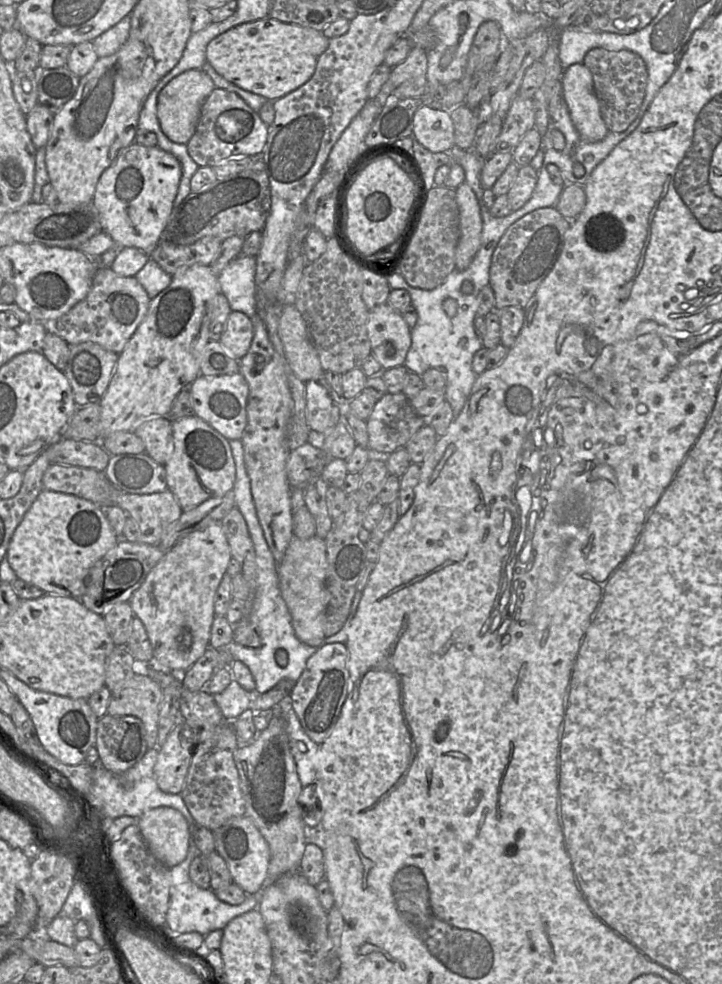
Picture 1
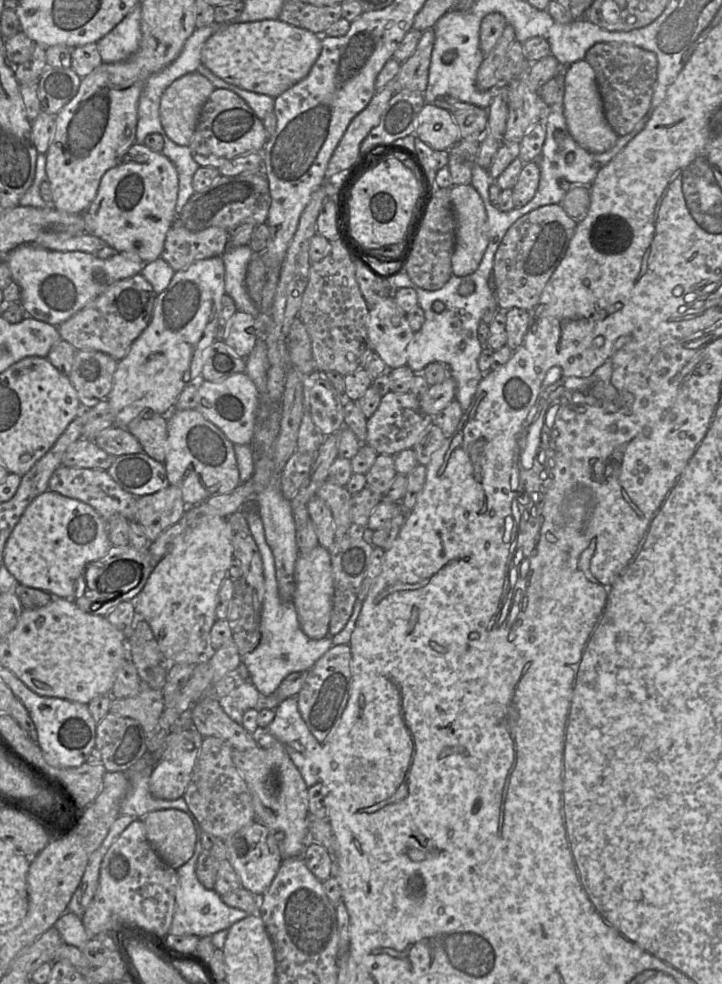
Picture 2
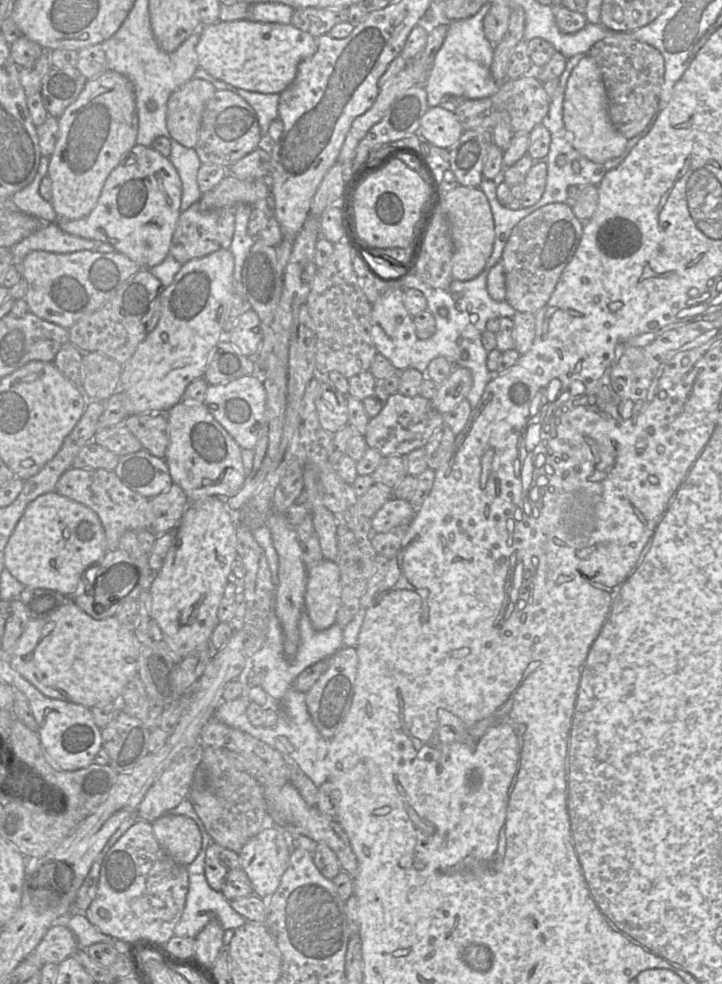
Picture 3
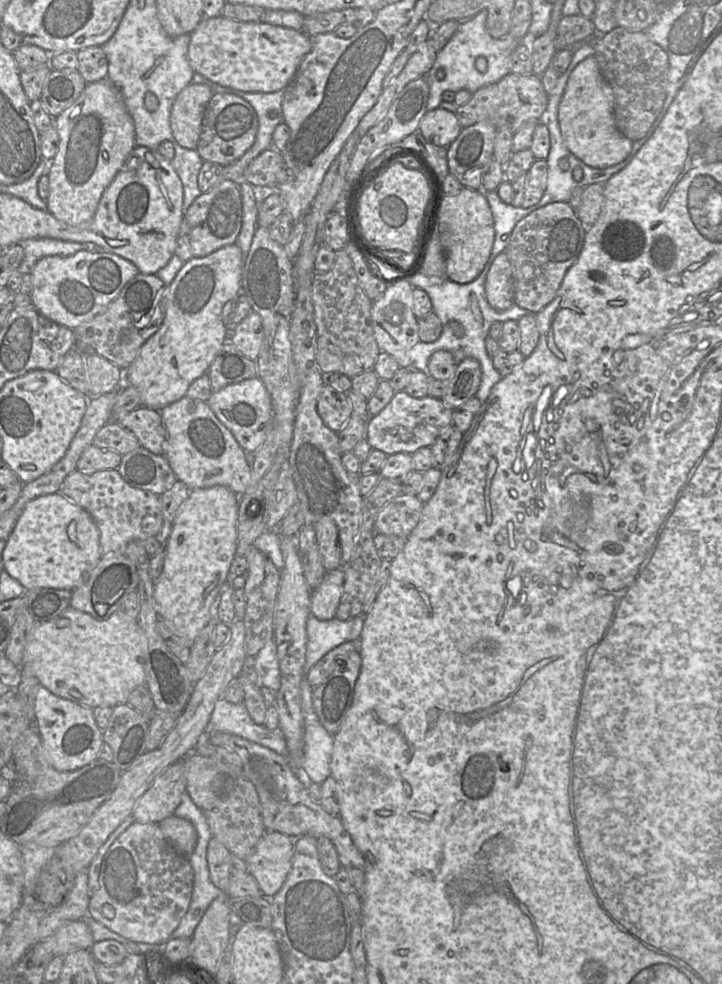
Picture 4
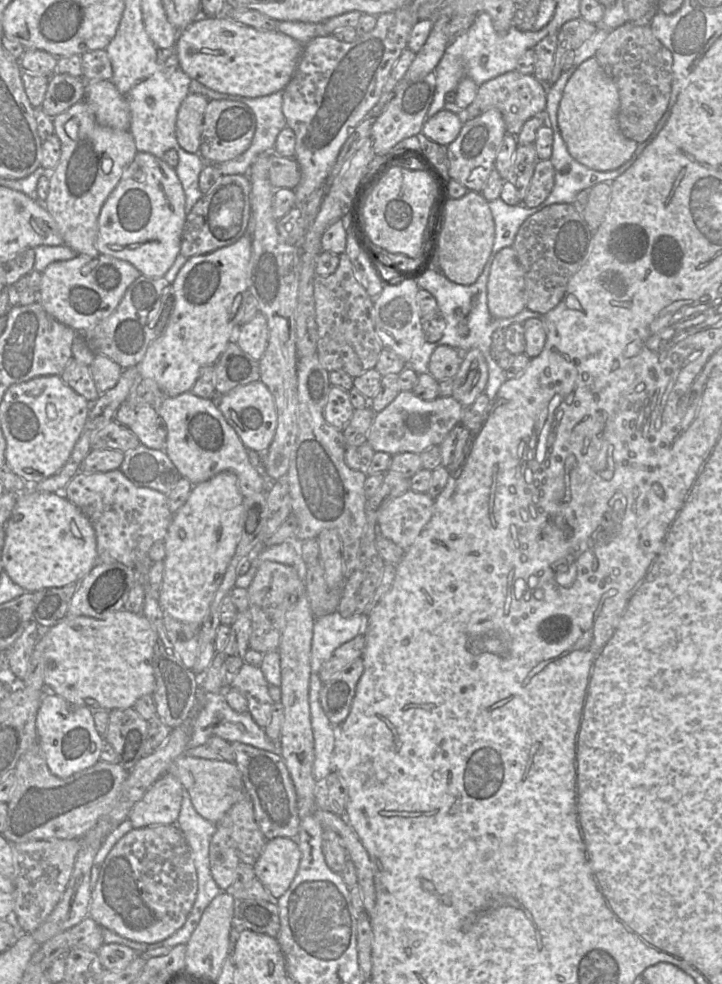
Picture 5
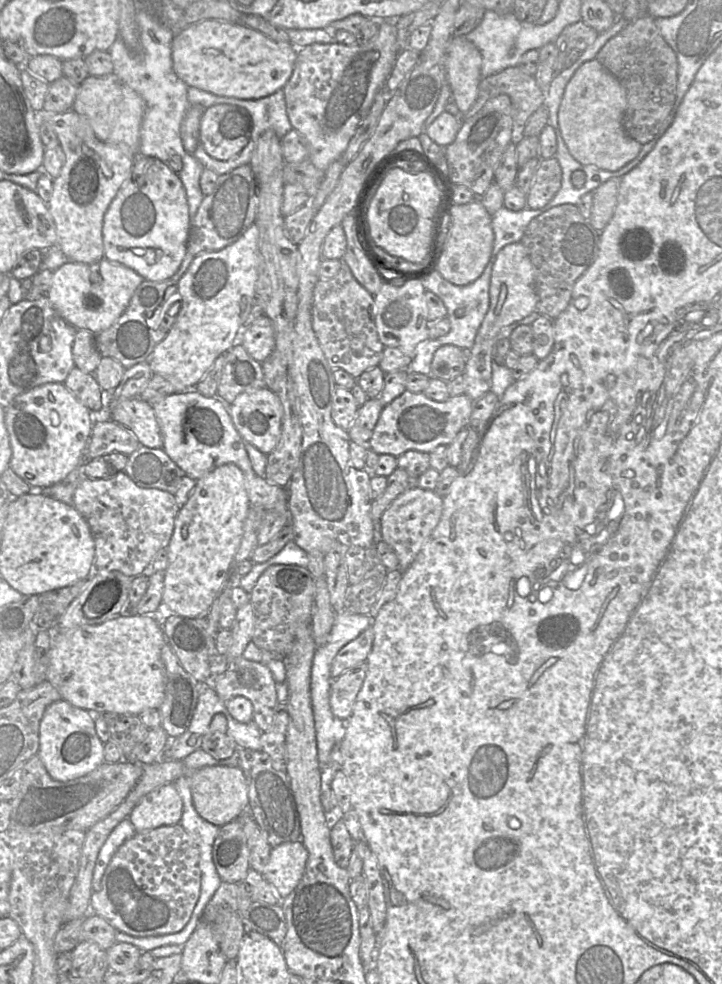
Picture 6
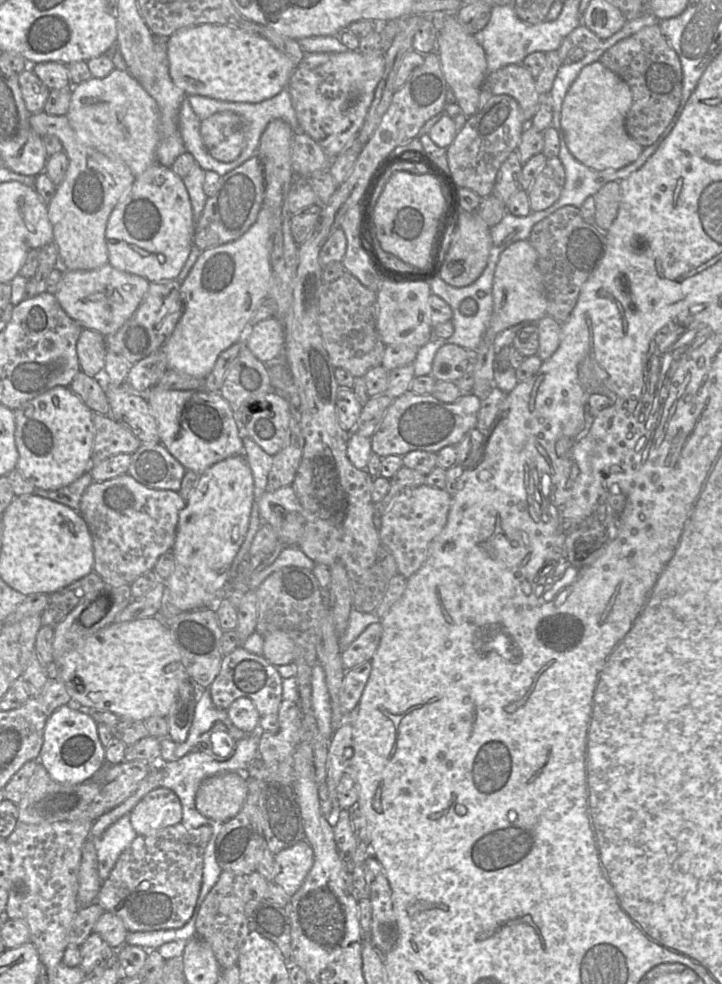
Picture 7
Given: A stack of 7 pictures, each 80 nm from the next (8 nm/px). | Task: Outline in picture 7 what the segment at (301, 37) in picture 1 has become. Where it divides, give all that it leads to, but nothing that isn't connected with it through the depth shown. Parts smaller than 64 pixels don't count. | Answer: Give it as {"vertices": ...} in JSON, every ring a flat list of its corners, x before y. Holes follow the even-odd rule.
{"vertices":[[210,23,193,25,176,31,166,42,171,79,186,95,200,95,226,102,258,103,286,88,294,71,291,60,267,39,236,26]]}

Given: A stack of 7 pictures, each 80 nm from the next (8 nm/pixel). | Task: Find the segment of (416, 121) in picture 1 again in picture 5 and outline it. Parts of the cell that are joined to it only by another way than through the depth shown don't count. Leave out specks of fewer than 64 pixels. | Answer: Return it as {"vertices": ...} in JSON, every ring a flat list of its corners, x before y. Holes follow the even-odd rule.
{"vertices":[[442,109,424,122,421,133,437,144,448,146,457,138,462,125,456,114]]}

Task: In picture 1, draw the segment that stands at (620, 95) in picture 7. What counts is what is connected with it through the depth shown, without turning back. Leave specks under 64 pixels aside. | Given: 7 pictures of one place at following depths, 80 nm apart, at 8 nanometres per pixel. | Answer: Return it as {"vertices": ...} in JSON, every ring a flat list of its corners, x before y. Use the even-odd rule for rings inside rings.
{"vertices":[[583,63,572,64,564,70,561,82,563,99,576,130,586,141,602,140,609,130,600,114,590,70]]}

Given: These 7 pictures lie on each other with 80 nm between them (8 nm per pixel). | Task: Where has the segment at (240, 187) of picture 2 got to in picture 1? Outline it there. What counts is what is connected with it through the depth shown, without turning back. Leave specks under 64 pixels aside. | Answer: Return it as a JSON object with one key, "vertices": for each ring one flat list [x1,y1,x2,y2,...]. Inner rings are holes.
{"vertices":[[262,152,260,155,248,156,252,157,252,161,246,169,236,174,218,177,198,192,191,191,179,206,173,208,160,241,167,241,176,245,190,245,204,237,216,237,224,241,233,236,246,237,254,231,262,231,270,212,270,183]]}

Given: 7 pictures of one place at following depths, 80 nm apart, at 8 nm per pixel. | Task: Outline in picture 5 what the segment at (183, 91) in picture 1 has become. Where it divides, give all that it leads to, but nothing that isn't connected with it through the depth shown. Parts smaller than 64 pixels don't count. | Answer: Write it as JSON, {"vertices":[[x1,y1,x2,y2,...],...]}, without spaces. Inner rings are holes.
{"vertices":[[190,92,178,110,176,138,179,145,188,153,199,153,208,102,204,95]]}

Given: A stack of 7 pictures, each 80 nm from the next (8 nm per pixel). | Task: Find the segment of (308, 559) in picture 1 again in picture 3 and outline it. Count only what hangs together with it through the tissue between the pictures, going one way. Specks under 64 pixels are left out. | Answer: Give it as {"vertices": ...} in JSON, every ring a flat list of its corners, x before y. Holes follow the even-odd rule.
{"vertices":[[322,559,306,571,305,612,312,627,323,631,336,622,341,602,340,570,335,561]]}

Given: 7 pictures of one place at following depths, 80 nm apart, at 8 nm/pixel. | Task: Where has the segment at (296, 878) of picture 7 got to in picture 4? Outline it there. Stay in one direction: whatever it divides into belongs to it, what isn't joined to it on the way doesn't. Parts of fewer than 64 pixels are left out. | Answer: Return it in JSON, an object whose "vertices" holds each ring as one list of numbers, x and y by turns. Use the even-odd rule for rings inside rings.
{"vertices":[[266,831,245,860,264,897,273,897,283,886,294,852,294,840,280,832]]}

